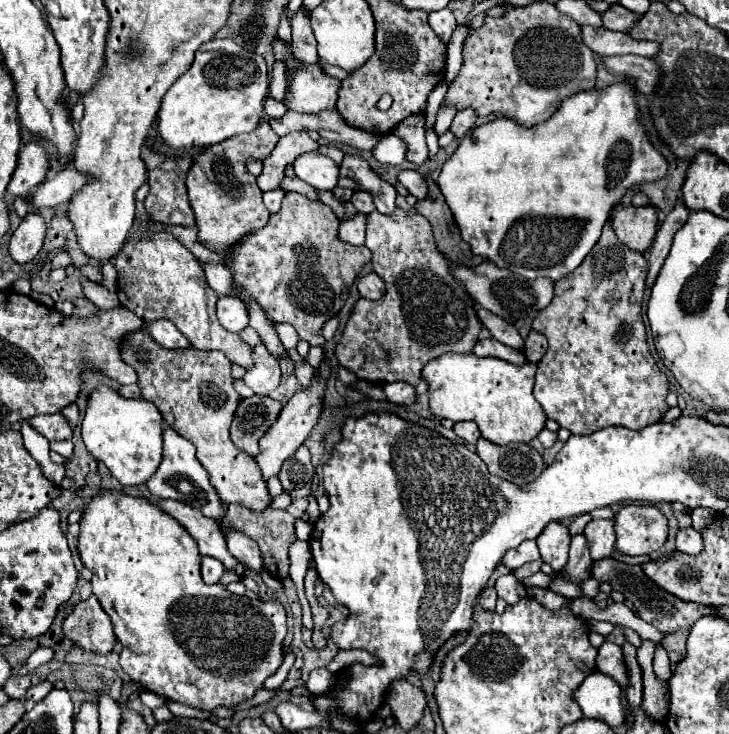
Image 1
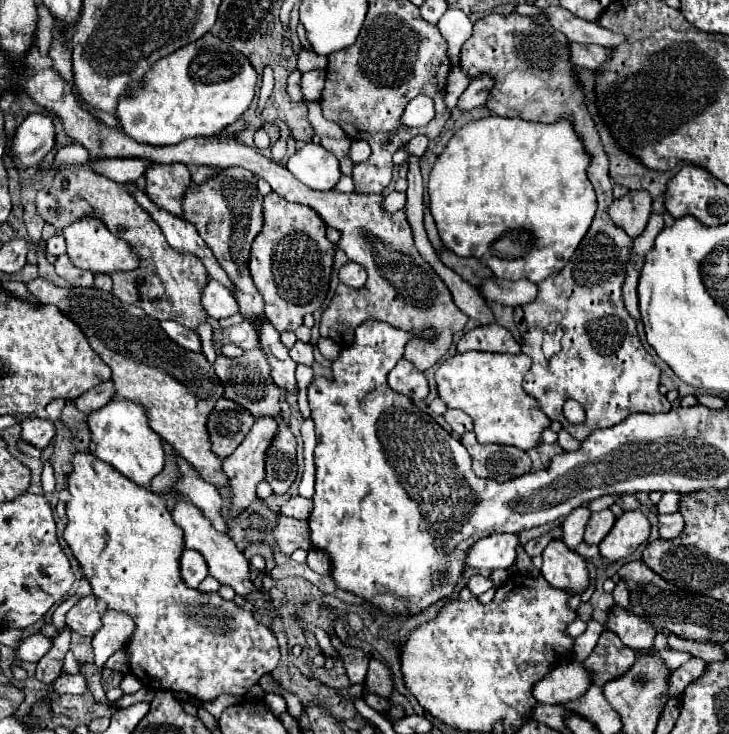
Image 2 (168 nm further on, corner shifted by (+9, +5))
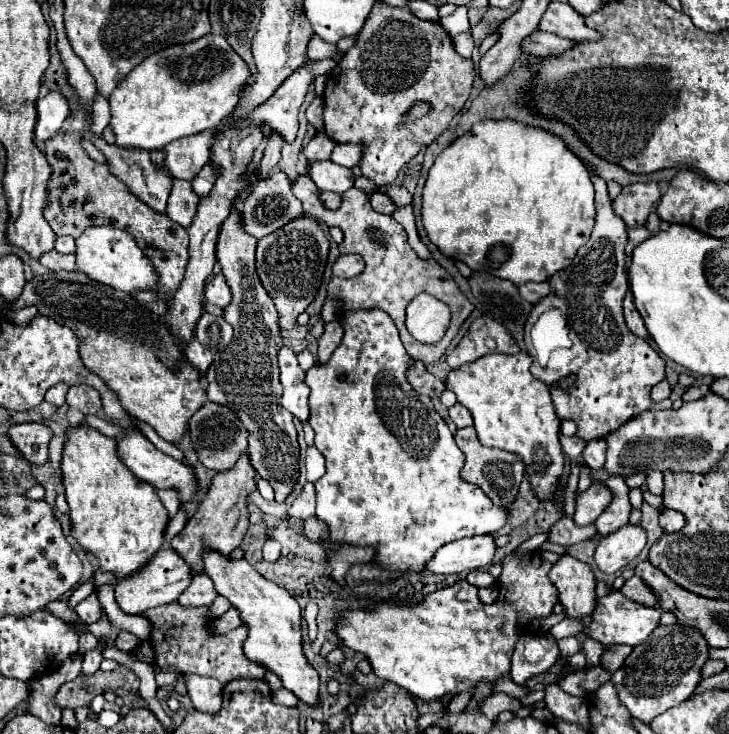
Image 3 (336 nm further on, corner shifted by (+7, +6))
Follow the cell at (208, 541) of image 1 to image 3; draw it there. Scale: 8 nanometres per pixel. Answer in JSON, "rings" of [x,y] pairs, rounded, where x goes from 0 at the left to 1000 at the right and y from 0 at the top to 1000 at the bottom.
{"rings":[[[281,753],[281,783],[295,794],[300,811],[311,813],[322,830],[328,830],[333,849],[342,851],[342,865],[336,873],[336,892],[344,901],[364,906],[369,914],[380,917],[388,936],[402,941],[416,958],[438,958],[438,920],[421,903],[413,887],[413,827],[410,822],[383,797],[358,786],[336,762],[325,764],[317,759],[303,759],[303,753]]]}

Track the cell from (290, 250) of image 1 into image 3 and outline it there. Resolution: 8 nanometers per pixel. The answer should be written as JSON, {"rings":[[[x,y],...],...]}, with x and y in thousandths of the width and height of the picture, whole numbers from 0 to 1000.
{"rings":[[[413,293],[396,307],[388,307],[377,317],[353,328],[353,375],[380,418],[385,448],[402,448],[407,429],[429,413],[443,383],[449,345],[451,328],[440,307],[424,293]]]}

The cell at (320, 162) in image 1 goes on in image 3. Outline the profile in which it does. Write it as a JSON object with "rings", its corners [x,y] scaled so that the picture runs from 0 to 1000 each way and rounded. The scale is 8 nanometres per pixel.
{"rings":[[[429,219],[424,222],[424,238],[432,247],[432,252],[438,257],[449,257],[449,260],[460,260],[460,263],[471,263],[476,257],[484,255],[484,236],[476,228],[468,228],[457,219]]]}

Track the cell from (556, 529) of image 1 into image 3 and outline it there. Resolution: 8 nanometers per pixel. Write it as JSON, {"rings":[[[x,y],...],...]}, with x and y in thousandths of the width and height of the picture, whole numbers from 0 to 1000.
{"rings":[[[770,756],[753,778],[778,841],[797,843],[816,830],[816,783],[811,772],[783,756]]]}

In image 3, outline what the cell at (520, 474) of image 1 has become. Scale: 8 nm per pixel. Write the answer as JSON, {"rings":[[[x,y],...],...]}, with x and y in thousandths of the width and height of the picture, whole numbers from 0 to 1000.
{"rings":[[[638,582],[638,584],[627,584],[624,590],[624,601],[630,606],[630,612],[638,617],[641,631],[635,636],[632,650],[638,650],[638,655],[657,661],[660,666],[665,666],[665,672],[674,677],[676,685],[682,688],[695,688],[701,691],[706,683],[706,674],[712,669],[715,653],[720,647],[720,631],[715,628],[715,623],[709,623],[709,617],[698,617],[698,614],[687,614],[687,612],[671,612],[663,609],[654,598],[654,590],[649,582]]]}

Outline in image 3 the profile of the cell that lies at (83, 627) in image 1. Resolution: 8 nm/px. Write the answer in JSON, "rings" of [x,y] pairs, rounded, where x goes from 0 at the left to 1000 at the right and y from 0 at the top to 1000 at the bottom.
{"rings":[[[125,808],[119,816],[114,816],[106,827],[103,827],[103,835],[108,838],[111,849],[119,854],[130,846],[139,843],[139,824],[136,824],[136,816],[130,808]]]}

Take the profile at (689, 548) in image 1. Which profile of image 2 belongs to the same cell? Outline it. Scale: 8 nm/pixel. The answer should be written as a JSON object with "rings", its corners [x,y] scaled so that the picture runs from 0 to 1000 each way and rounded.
{"rings":[[[931,698],[904,700],[904,728],[909,736],[929,733],[937,722],[937,703]]]}

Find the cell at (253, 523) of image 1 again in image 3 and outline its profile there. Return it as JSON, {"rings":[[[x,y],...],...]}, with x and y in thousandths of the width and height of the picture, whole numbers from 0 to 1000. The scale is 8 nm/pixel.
{"rings":[[[424,704],[416,710],[416,729],[427,740],[435,740],[435,732],[451,732],[451,723],[449,715],[443,715],[443,710],[438,710],[435,704]]]}

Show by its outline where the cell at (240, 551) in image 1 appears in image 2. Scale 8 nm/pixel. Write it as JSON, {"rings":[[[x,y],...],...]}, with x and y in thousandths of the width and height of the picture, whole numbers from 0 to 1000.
{"rings":[[[243,619],[243,627],[246,627],[248,649],[251,649],[251,651],[246,654],[246,659],[243,659],[243,670],[246,670],[248,676],[257,676],[267,689],[273,689],[273,692],[278,695],[278,700],[292,711],[292,717],[295,717],[300,725],[311,725],[311,714],[309,714],[309,708],[306,708],[306,703],[303,703],[306,678],[300,676],[298,665],[295,665],[295,662],[289,662],[289,659],[284,659],[284,657],[278,657],[278,651],[273,651],[273,643],[270,643],[270,640],[265,640],[265,635],[262,635],[262,632],[257,632],[257,627],[246,624],[246,619]]]}

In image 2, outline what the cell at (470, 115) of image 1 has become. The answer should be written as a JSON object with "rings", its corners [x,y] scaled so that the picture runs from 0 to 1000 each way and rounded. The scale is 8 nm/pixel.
{"rings":[[[657,101],[657,104],[652,104],[652,106],[643,112],[641,123],[632,128],[627,144],[630,144],[632,150],[649,150],[649,147],[665,144],[674,120],[676,120],[676,104],[671,104],[671,101]]]}

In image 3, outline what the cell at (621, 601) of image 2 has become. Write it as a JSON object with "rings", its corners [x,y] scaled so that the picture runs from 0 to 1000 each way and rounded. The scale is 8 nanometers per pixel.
{"rings":[[[866,786],[863,792],[857,792],[857,797],[849,802],[857,813],[863,813],[866,819],[874,819],[879,824],[890,824],[890,827],[901,827],[901,813],[890,805],[890,800],[877,789],[877,786]]]}

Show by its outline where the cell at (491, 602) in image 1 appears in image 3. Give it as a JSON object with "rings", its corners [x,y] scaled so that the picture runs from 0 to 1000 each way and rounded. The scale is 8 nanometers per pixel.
{"rings":[[[654,775],[654,778],[646,778],[646,781],[641,783],[641,792],[643,792],[646,797],[652,797],[654,802],[679,797],[679,789],[674,786],[674,781],[671,781],[671,778],[660,778],[660,775]]]}

